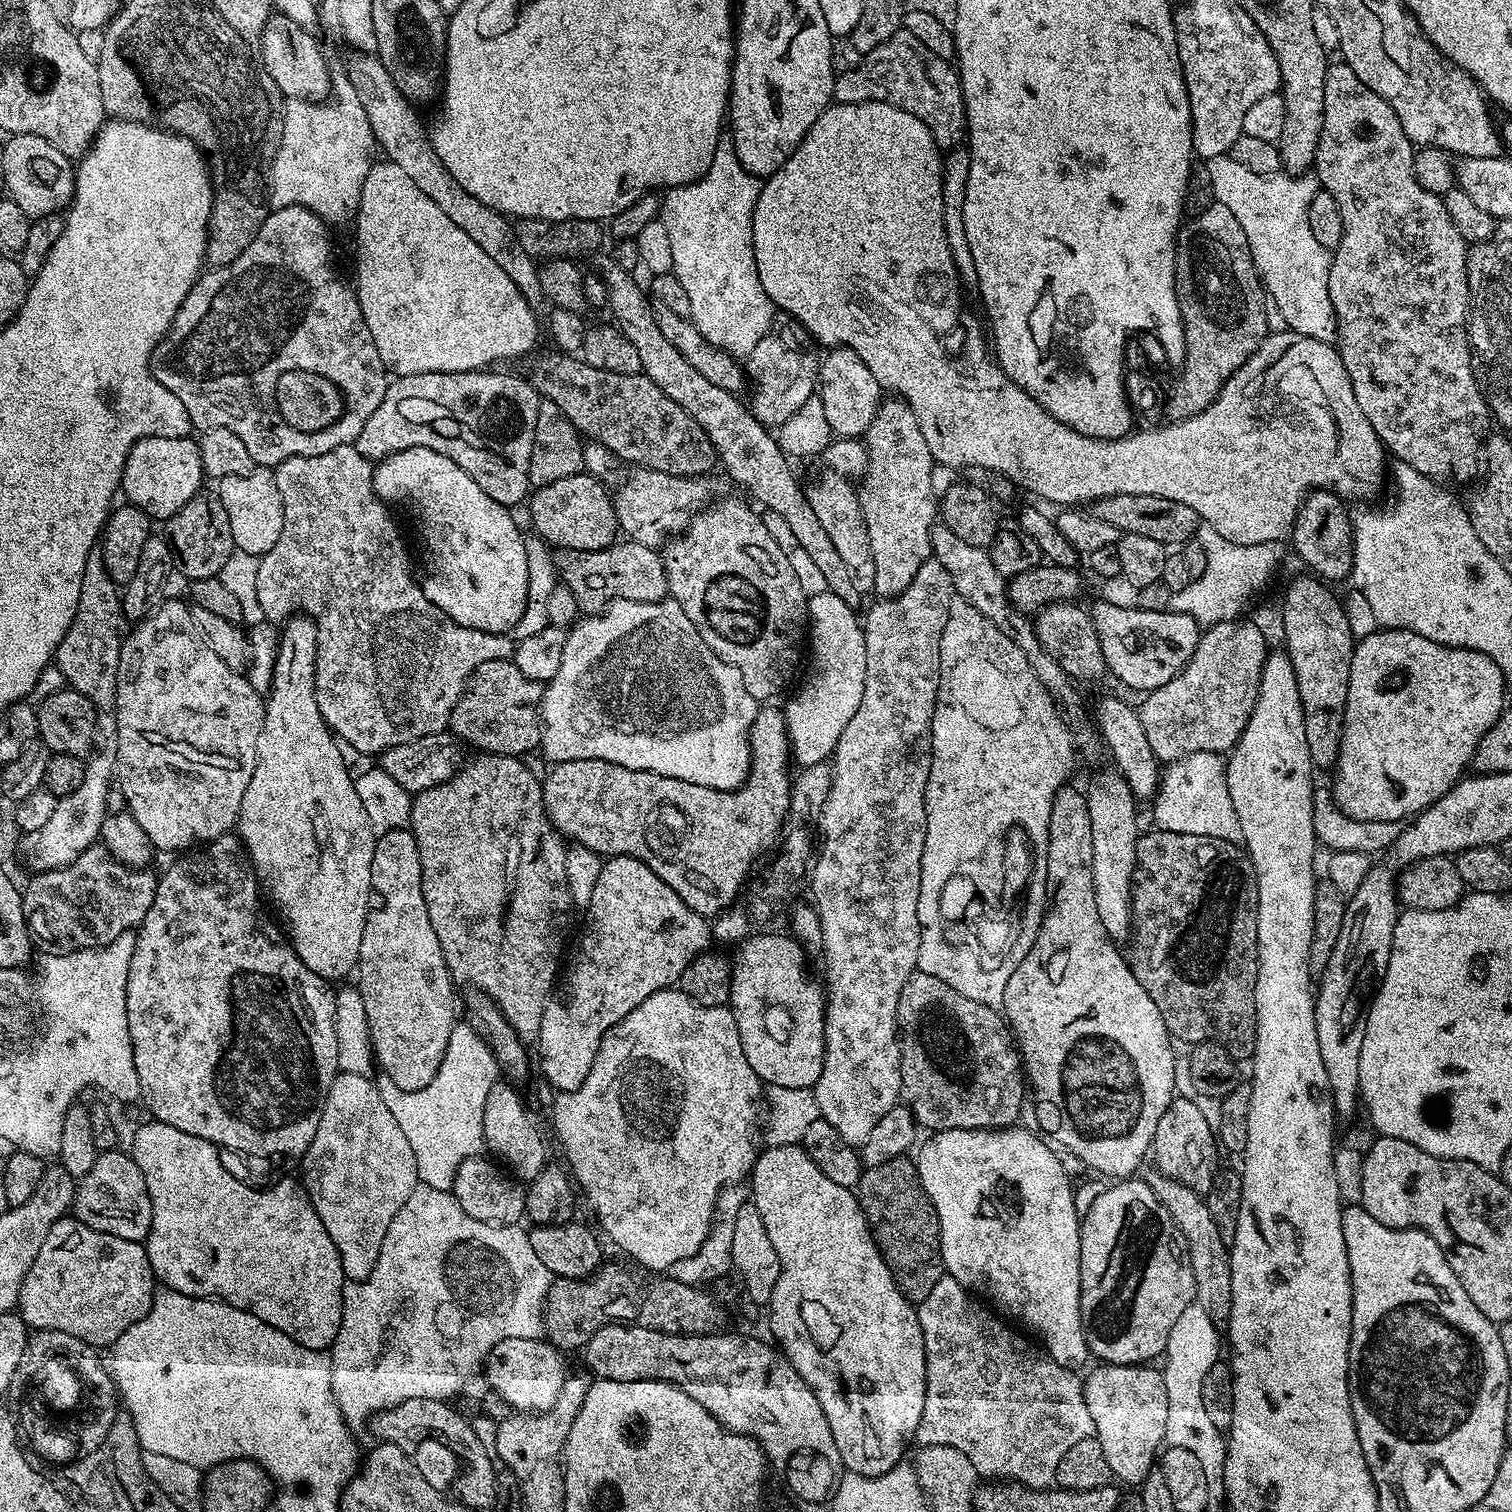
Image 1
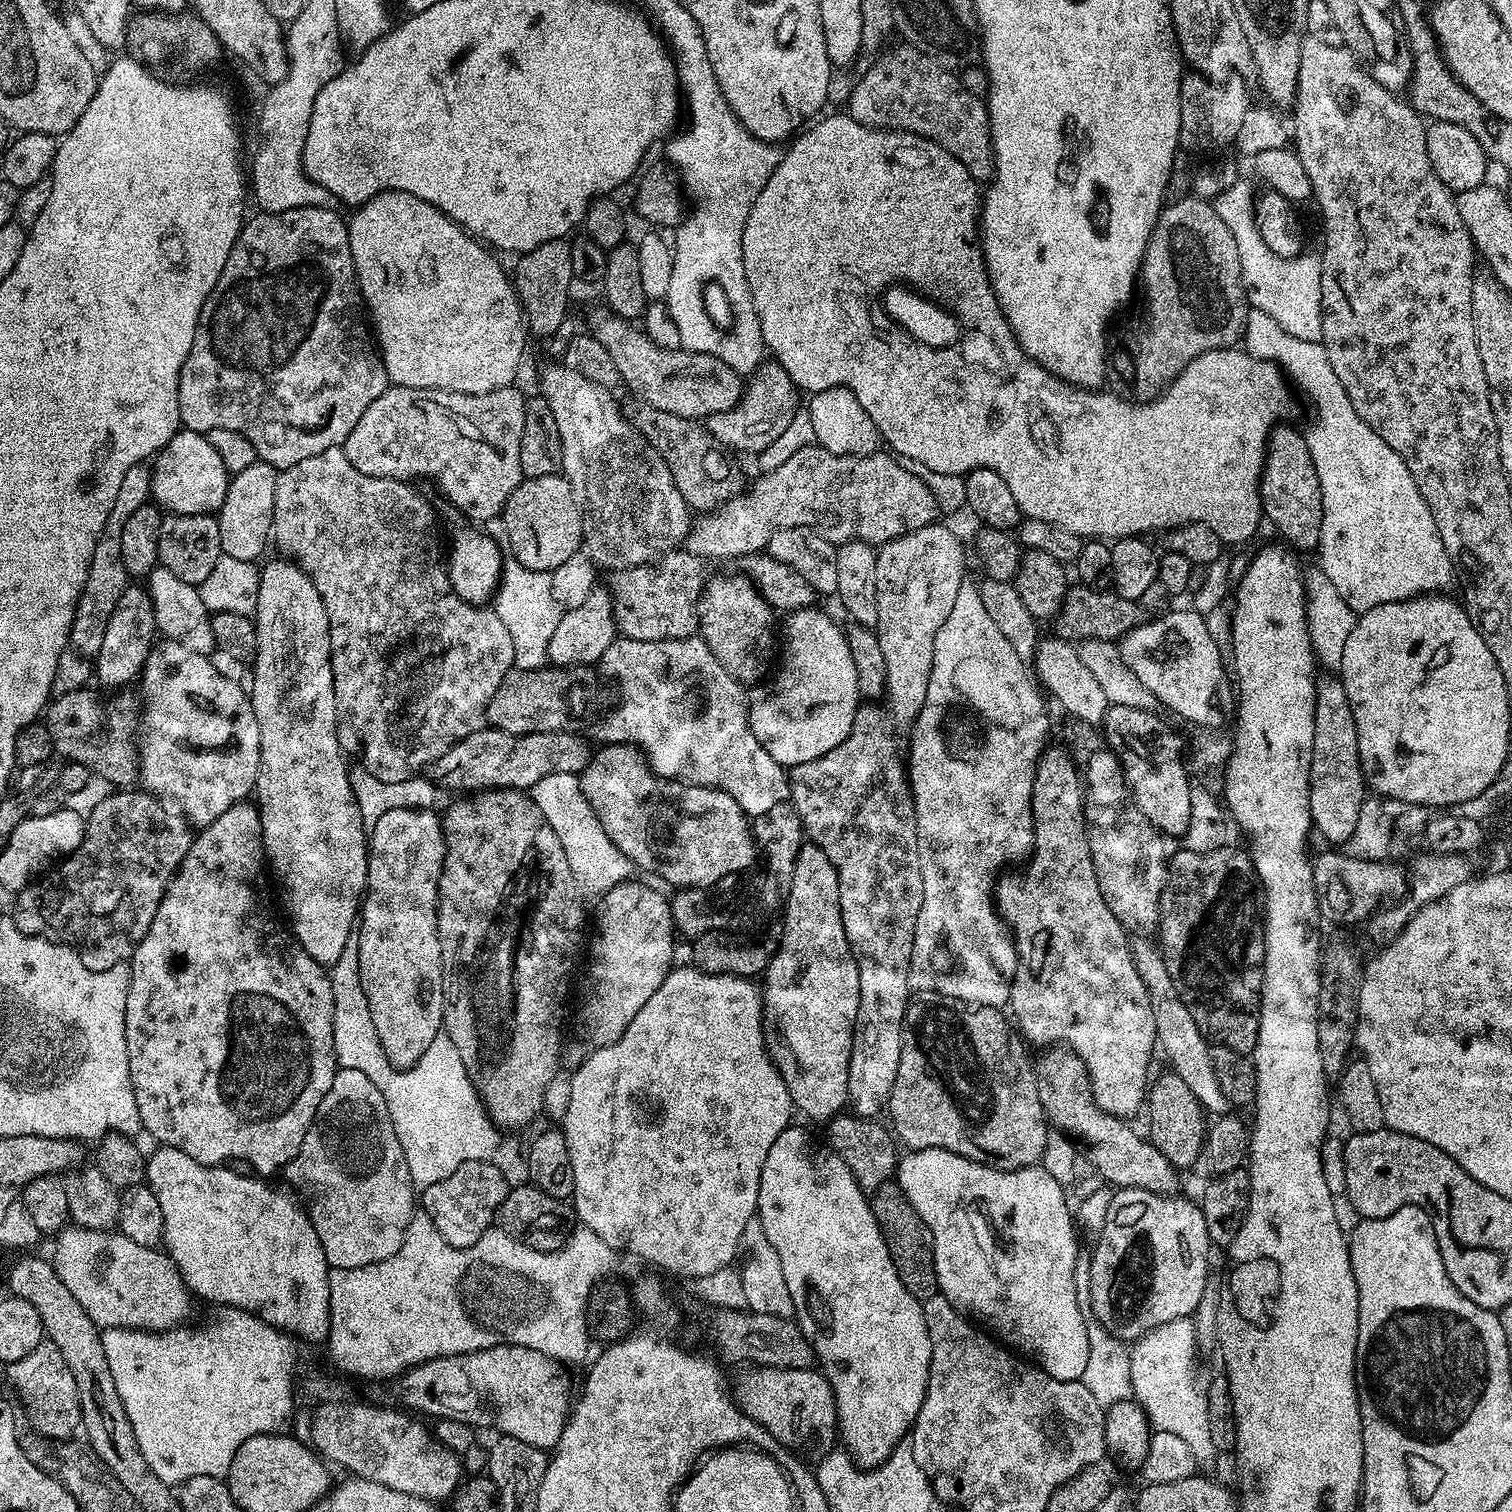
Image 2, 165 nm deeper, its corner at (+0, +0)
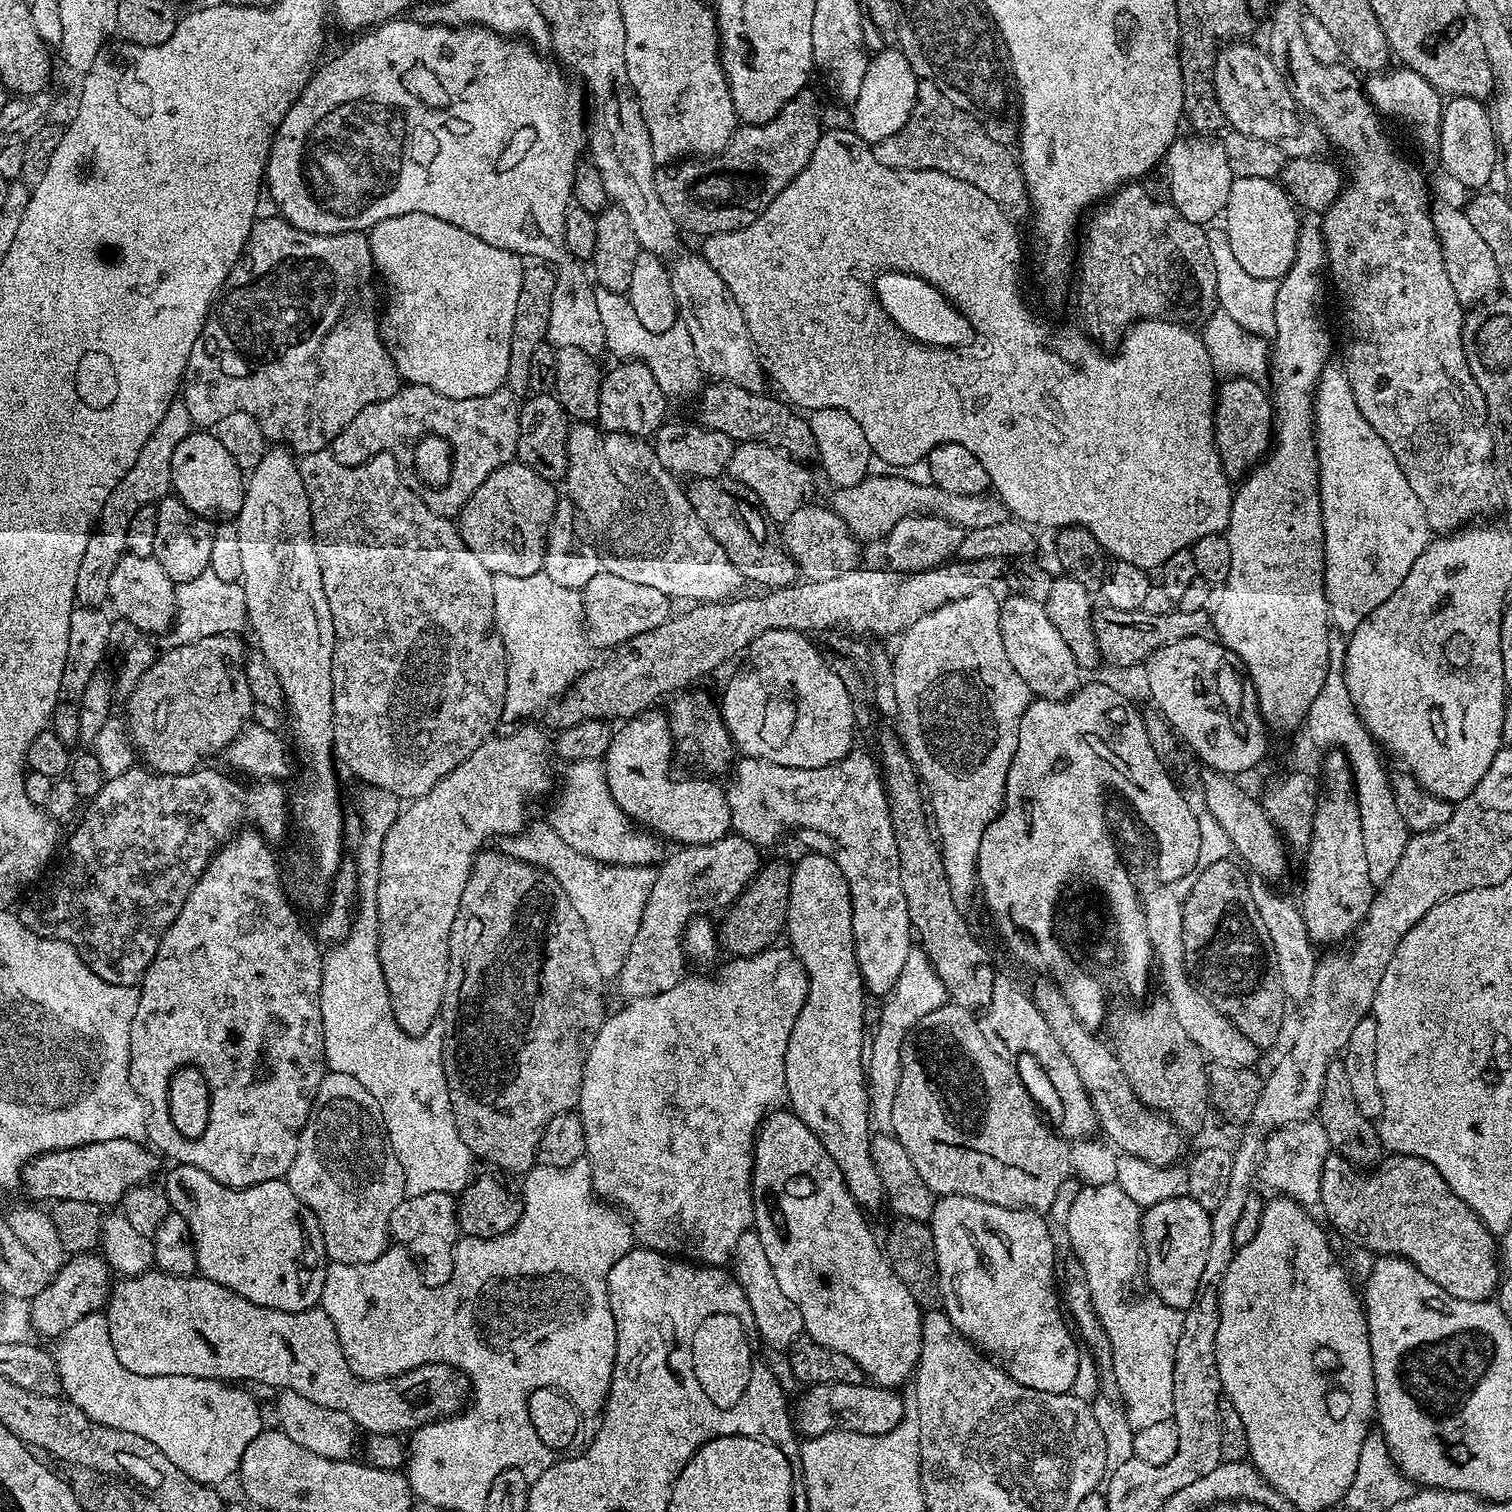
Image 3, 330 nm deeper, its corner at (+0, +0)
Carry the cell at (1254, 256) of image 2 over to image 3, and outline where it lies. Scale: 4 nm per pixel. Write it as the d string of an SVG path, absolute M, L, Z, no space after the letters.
M1216 226L1209 227L1207 234L1210 242L1210 258L1214 262L1216 302L1219 311L1230 314L1230 318L1234 318L1234 322L1238 322L1238 326L1242 326L1242 330L1250 334L1265 338L1275 337L1274 302L1276 301L1277 281L1254 278L1242 270L1241 263L1234 258L1225 229L1220 226L1214 227Z

